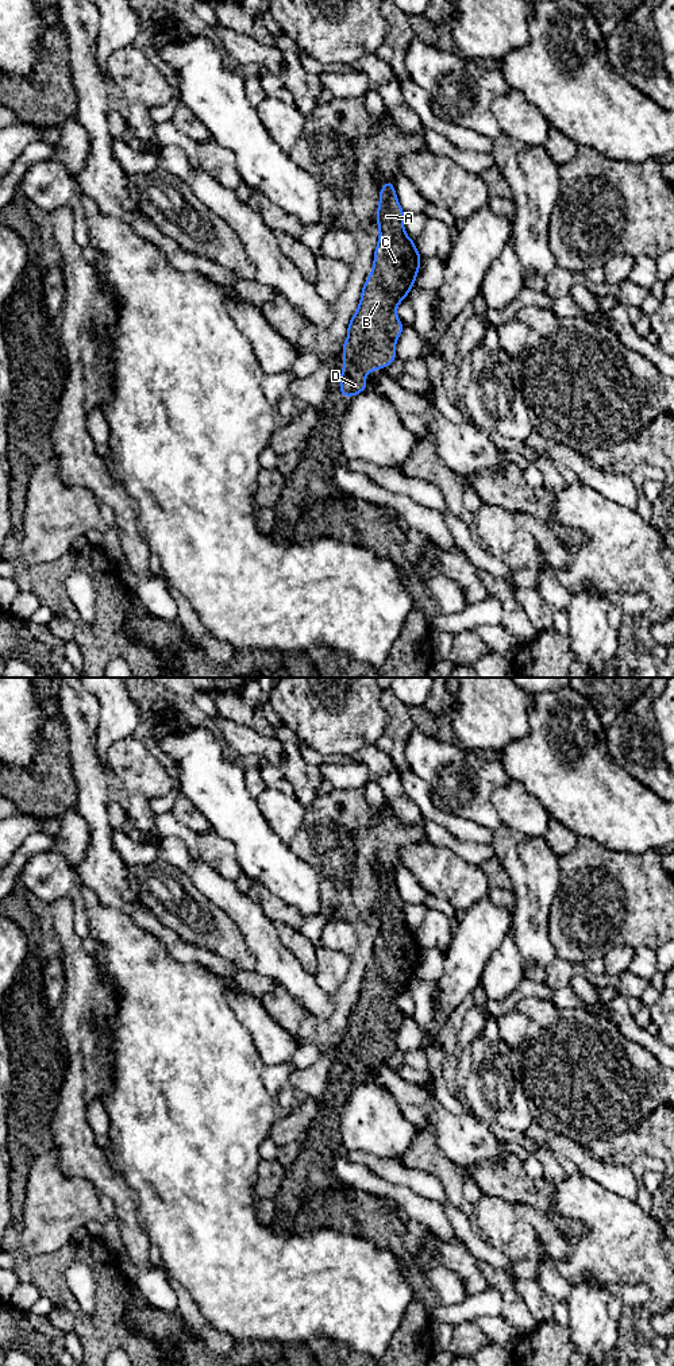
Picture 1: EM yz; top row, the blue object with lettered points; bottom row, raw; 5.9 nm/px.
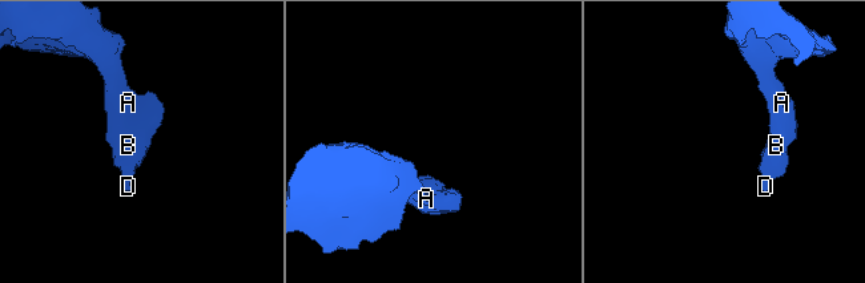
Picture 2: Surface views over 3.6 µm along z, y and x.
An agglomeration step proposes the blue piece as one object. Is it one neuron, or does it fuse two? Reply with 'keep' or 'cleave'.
keep

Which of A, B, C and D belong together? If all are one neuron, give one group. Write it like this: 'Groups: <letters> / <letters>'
Groups: A B C D

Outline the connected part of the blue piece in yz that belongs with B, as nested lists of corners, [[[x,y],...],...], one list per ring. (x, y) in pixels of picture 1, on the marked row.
[[[393,181],[385,182],[377,209],[380,239],[373,270],[363,283],[361,302],[348,321],[347,340],[342,346],[346,360],[340,373],[342,397],[365,391],[365,377],[397,359],[396,342],[405,325],[396,309],[416,285],[421,261],[415,242],[404,229],[404,213]]]

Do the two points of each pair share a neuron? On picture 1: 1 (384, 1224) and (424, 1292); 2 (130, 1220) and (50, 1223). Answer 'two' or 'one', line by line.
1: one
2: two

